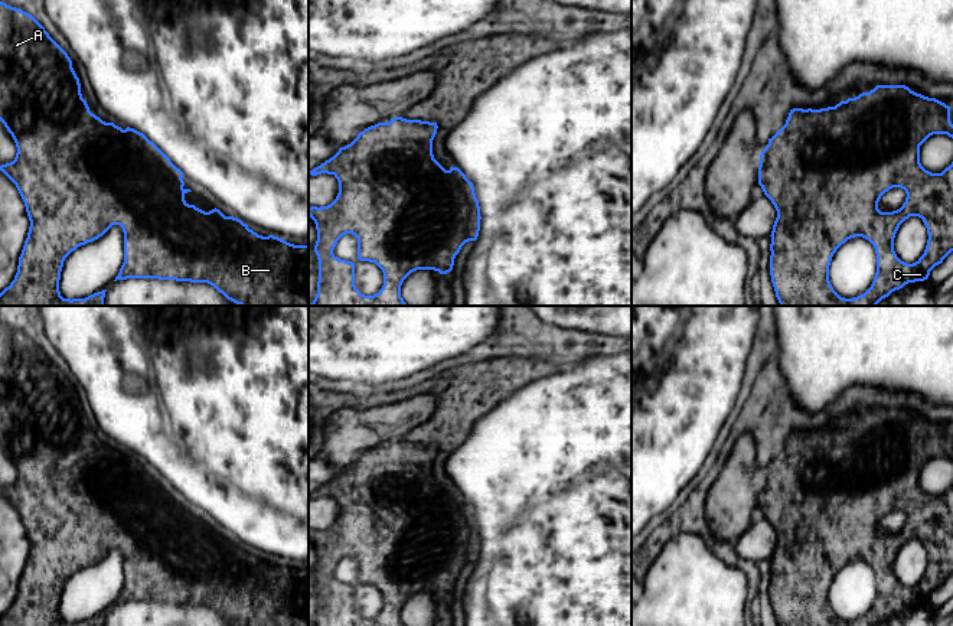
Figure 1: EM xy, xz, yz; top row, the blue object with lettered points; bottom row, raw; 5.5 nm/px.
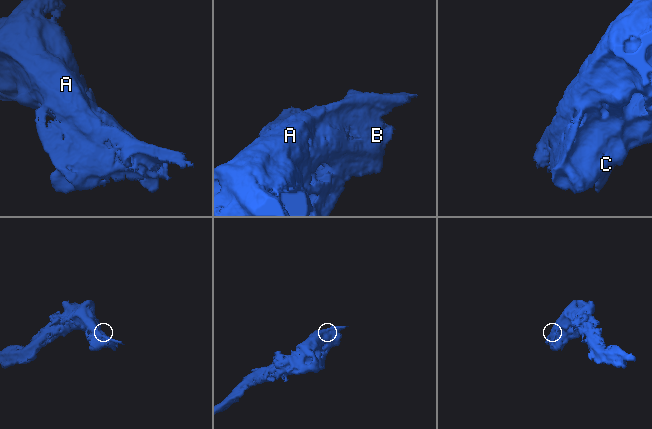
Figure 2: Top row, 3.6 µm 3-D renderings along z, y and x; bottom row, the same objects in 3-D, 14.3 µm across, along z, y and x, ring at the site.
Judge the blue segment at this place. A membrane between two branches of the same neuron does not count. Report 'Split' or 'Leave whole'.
Leave whole

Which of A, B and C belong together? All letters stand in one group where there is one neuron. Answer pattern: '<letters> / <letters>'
A B C

